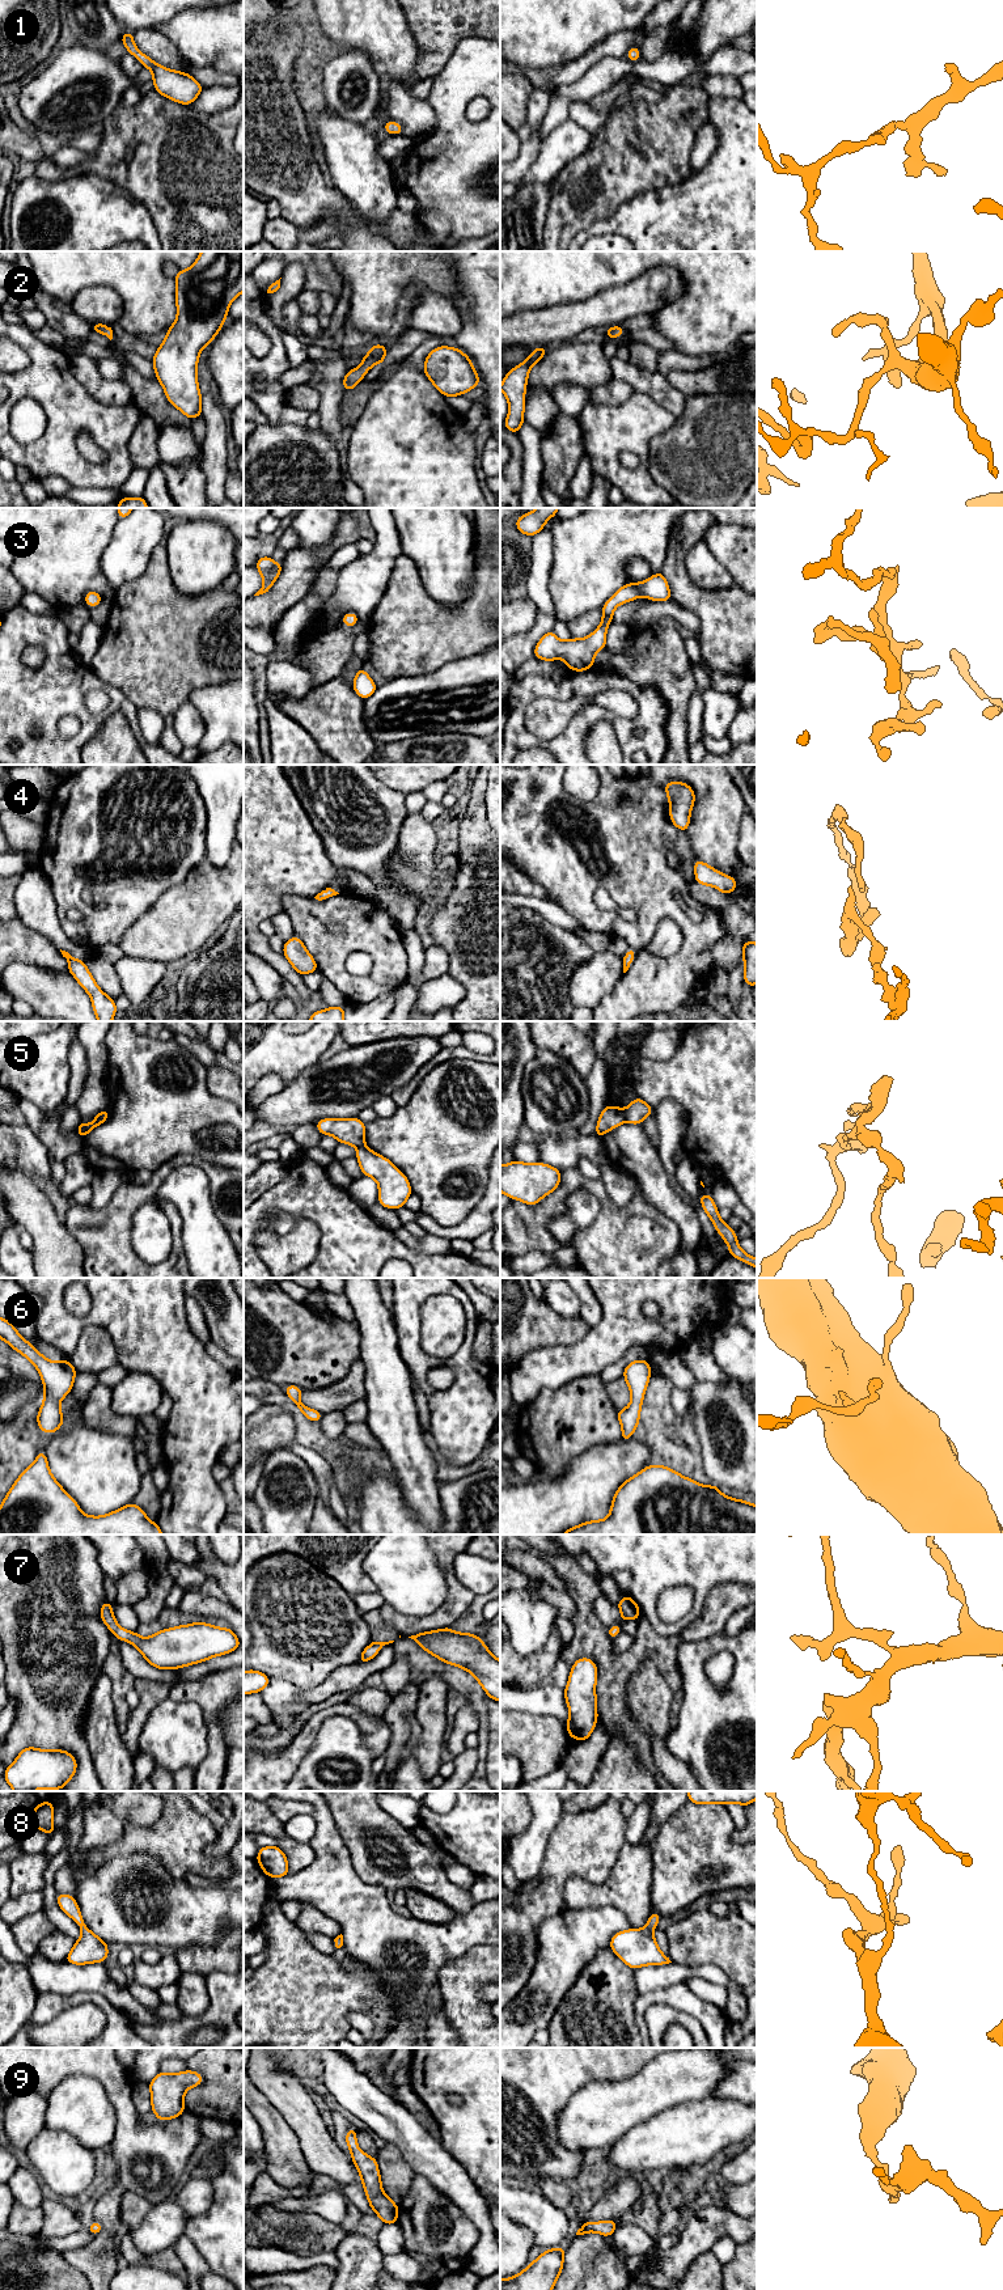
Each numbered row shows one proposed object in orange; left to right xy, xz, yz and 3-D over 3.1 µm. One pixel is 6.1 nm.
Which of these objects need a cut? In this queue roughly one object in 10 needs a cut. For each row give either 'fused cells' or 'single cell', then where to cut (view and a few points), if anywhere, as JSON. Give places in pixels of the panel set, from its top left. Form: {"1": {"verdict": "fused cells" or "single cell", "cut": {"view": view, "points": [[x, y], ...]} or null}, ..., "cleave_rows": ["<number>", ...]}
{"1": {"verdict": "single cell", "cut": null}, "2": {"verdict": "single cell", "cut": null}, "3": {"verdict": "single cell", "cut": null}, "4": {"verdict": "single cell", "cut": null}, "5": {"verdict": "fused cells", "cut": {"view": "yz", "points": [[622, 1110], [626, 1120]]}}, "6": {"verdict": "single cell", "cut": null}, "7": {"verdict": "single cell", "cut": null}, "8": {"verdict": "single cell", "cut": null}, "9": {"verdict": "single cell", "cut": null}, "cleave_rows": ["5"]}

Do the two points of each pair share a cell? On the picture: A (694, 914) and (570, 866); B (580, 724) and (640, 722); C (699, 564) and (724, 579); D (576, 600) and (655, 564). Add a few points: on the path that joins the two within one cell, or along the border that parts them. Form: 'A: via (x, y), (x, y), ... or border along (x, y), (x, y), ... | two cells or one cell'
A: border along (682, 906), (701, 909), (705, 918) | two cells
B: via (595, 715), (608, 715), (618, 723), (626, 723) | one cell
C: via (706, 571), (718, 578) | one cell
D: via (596, 580), (623, 553), (637, 553) | one cell

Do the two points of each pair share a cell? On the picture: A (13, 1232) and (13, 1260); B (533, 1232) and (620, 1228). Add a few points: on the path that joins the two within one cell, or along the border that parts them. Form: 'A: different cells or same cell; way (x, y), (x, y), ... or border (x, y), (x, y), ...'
A: same cell; way (13, 1239), (13, 1253)
B: same cell; way (550, 1205), (571, 1184), (592, 1185), (606, 1201)

